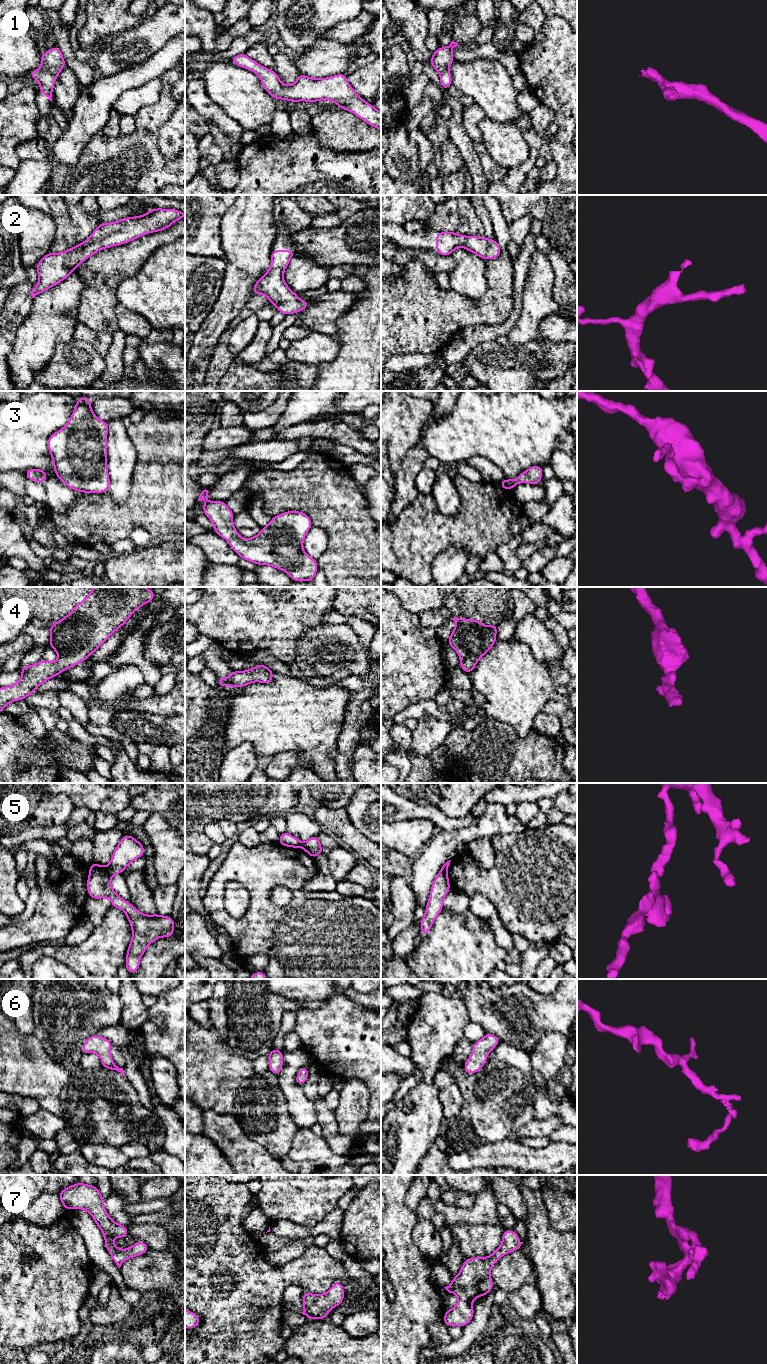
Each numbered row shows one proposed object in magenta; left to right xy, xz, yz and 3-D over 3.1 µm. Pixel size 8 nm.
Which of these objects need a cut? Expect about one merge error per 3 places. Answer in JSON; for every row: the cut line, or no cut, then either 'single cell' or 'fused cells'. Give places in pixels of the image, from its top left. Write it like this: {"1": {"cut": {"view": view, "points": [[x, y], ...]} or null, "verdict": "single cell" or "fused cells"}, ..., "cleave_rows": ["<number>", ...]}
{"1": {"cut": null, "verdict": "single cell"}, "2": {"cut": null, "verdict": "single cell"}, "3": {"cut": null, "verdict": "single cell"}, "4": {"cut": null, "verdict": "single cell"}, "5": {"cut": {"view": "xy", "points": [[106, 867], [110, 876]]}, "verdict": "fused cells"}, "6": {"cut": null, "verdict": "single cell"}, "7": {"cut": null, "verdict": "single cell"}, "cleave_rows": ["5"]}

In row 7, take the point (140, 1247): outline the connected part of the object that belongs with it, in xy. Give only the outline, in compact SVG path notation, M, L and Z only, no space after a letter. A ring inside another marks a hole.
M75 1183L59 1192L59 1198L63 1208L75 1210L83 1209L89 1212L103 1233L105 1247L109 1251L113 1261L120 1268L122 1263L129 1258L137 1257L146 1253L148 1245L138 1241L128 1249L118 1249L113 1239L125 1238L128 1235L128 1227L112 1220L104 1207L104 1198L97 1186L85 1183Z

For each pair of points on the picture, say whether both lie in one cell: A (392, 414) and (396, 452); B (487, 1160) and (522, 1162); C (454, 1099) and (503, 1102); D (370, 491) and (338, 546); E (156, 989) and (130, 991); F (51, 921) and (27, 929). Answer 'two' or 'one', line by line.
A: one
B: one
C: two
D: two
E: two
F: one

